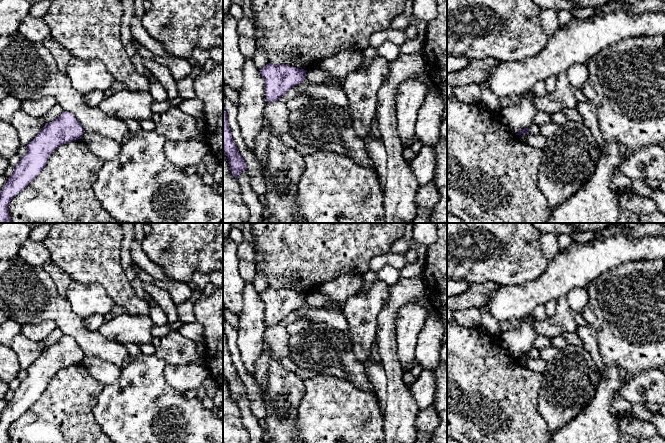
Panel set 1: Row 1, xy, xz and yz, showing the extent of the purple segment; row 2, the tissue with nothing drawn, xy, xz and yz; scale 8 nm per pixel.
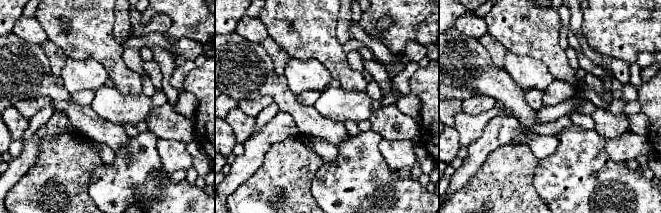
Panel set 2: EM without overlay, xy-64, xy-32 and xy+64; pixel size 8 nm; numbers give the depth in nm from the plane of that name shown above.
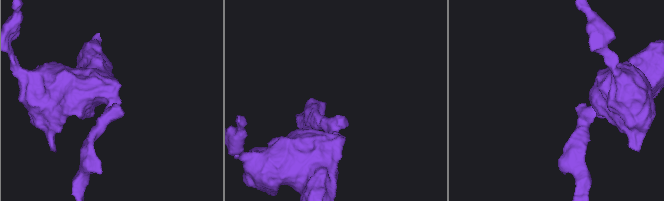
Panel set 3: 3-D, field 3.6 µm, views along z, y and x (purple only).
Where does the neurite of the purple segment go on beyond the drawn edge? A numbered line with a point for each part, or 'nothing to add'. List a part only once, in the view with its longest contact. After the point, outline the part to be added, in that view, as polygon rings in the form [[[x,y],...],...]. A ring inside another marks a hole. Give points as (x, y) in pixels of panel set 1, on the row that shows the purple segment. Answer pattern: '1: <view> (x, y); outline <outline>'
nothing to add

